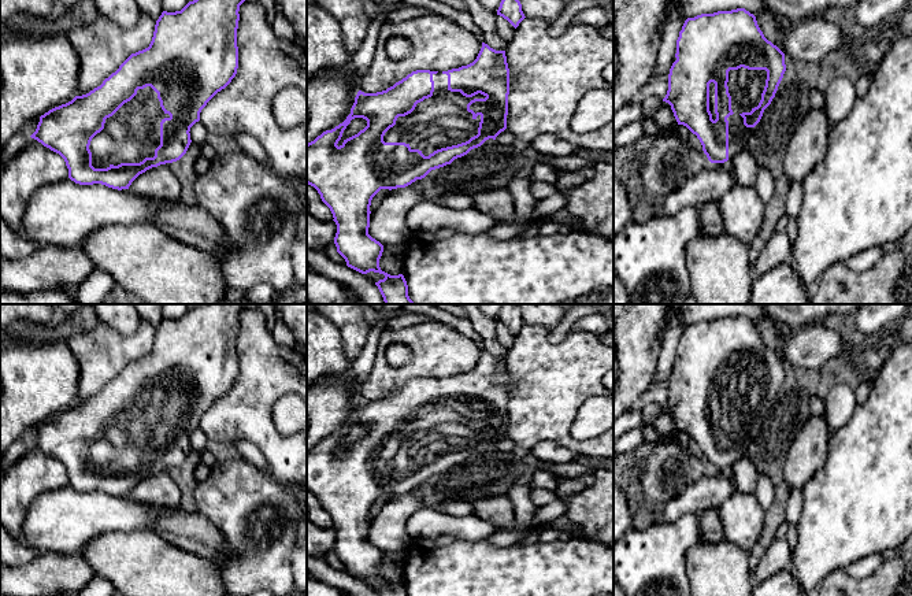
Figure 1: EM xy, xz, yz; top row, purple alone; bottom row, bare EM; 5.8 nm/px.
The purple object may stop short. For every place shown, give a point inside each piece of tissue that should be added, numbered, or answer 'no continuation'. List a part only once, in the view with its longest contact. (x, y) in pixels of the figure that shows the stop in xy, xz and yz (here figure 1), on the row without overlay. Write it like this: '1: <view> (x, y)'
1: xz (441, 428)

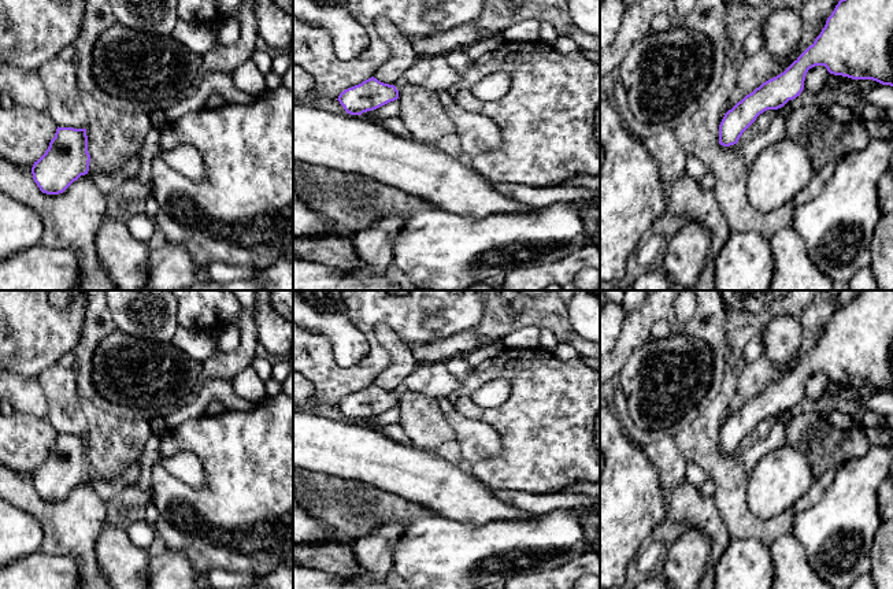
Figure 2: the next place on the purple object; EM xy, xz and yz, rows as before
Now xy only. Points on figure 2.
no continuation

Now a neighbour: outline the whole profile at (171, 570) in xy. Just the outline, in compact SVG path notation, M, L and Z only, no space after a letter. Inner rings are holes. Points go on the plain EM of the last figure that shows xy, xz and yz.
M166 549L149 562L147 589L196 589L201 575L179 551Z

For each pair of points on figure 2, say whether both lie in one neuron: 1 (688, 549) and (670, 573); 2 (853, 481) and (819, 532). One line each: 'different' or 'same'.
1: same
2: same

